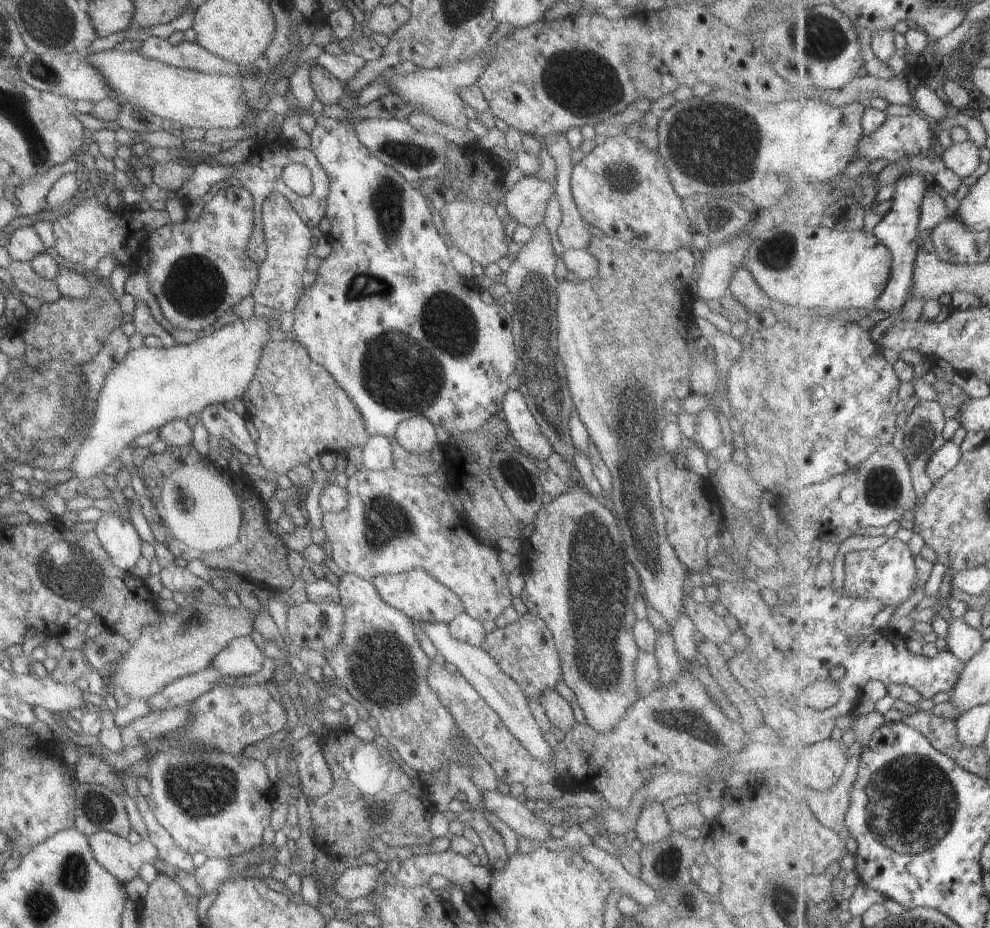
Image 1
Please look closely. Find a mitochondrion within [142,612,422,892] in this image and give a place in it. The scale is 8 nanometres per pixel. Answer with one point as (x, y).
(200, 791)

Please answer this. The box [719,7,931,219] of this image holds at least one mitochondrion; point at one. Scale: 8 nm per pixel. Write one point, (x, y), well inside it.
(817, 39)

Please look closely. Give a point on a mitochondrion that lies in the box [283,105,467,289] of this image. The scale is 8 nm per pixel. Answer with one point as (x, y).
(388, 198)

